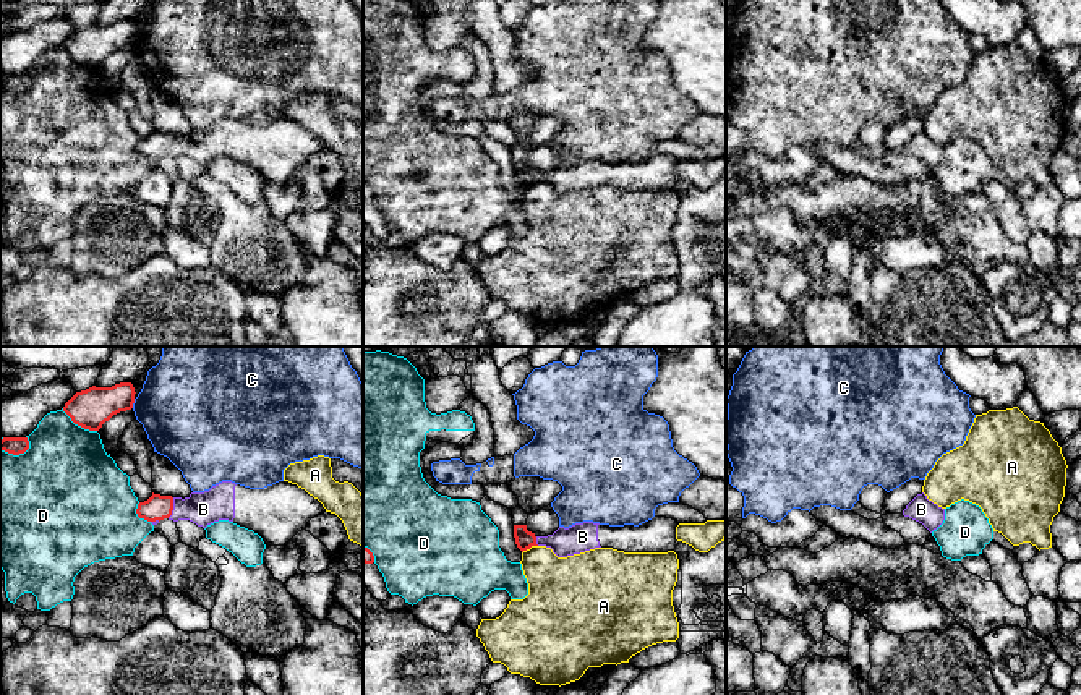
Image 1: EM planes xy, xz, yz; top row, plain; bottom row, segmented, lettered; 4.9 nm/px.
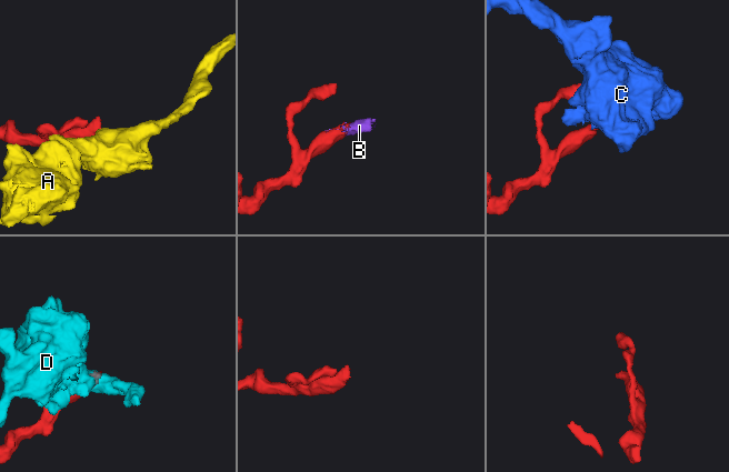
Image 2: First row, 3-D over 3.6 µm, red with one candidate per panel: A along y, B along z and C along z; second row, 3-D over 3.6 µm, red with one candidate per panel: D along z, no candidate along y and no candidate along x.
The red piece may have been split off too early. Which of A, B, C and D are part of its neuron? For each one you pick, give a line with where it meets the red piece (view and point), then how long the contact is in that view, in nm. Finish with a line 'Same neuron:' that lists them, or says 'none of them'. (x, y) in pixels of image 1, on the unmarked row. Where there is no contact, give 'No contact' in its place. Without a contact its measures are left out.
B: Touches red at xy (172, 144). Shared border 110 nm
Same neuron: B

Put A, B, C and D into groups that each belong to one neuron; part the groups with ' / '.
A / B / C / D

